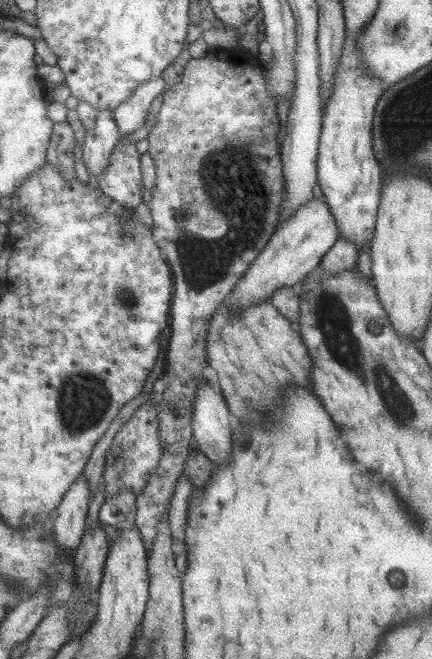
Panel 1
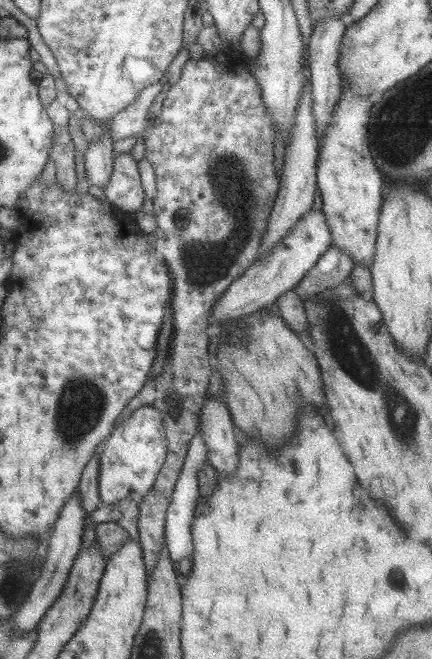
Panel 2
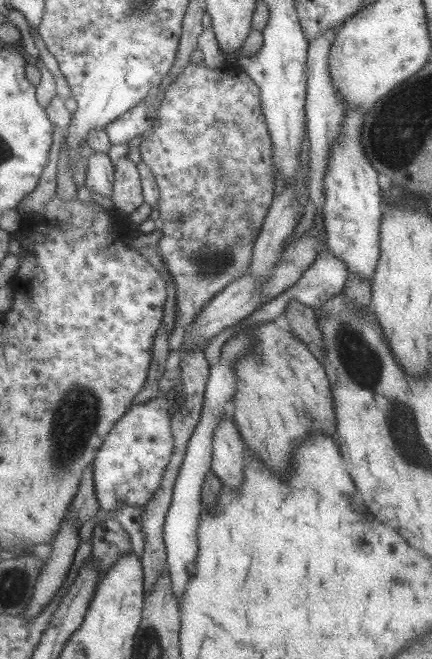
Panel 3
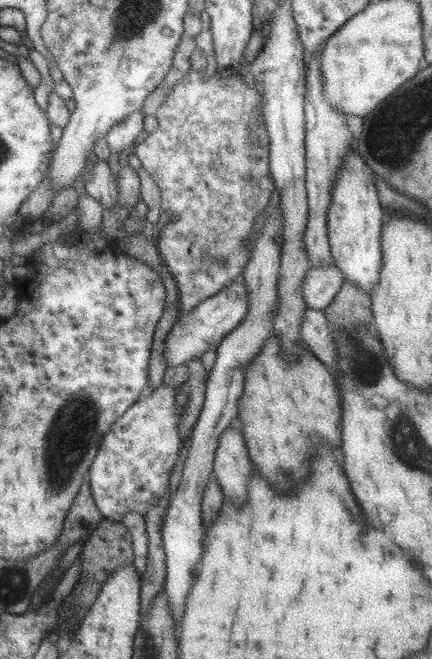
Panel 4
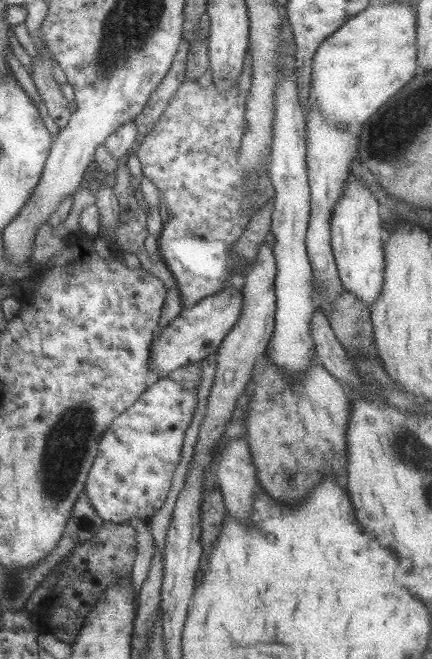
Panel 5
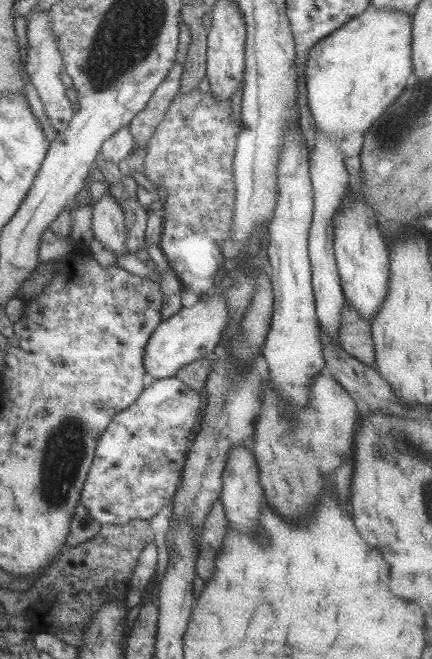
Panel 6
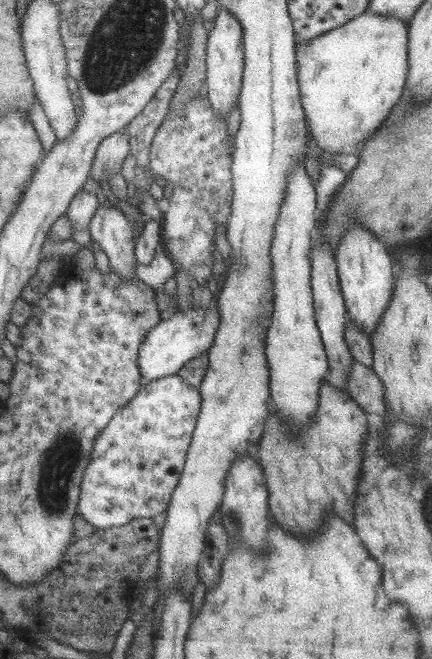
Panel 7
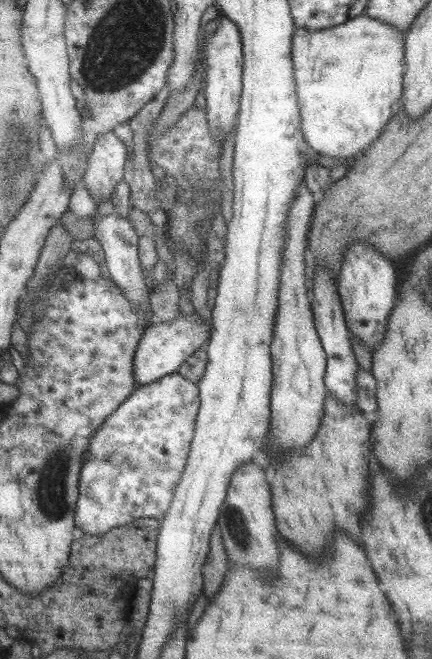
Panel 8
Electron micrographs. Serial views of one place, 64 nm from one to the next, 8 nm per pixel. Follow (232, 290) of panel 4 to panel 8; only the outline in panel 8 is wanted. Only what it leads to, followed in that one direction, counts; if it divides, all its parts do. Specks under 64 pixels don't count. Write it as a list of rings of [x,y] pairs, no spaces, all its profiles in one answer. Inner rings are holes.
[[[179,315],[171,322],[160,322],[147,326],[140,336],[133,356],[133,378],[138,387],[150,384],[167,374],[177,373],[179,364],[185,362],[201,344],[208,340],[209,324],[194,315]]]

